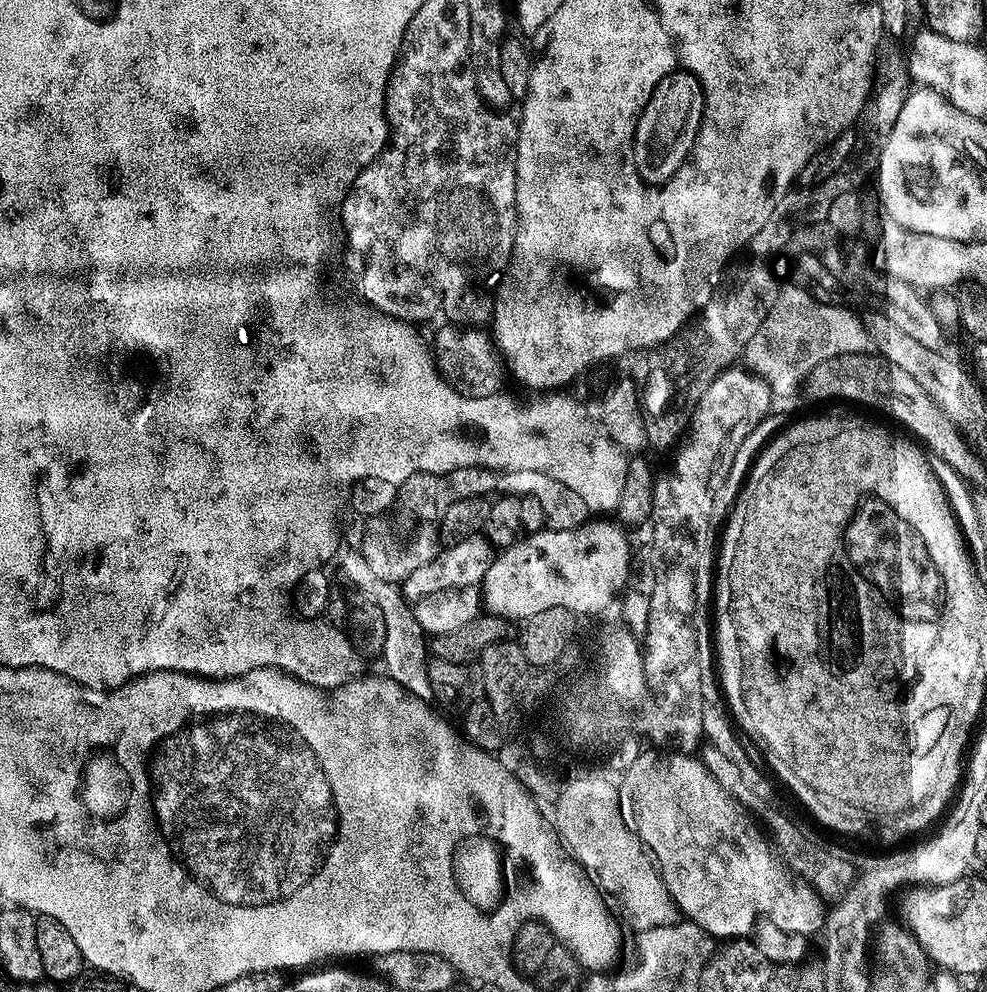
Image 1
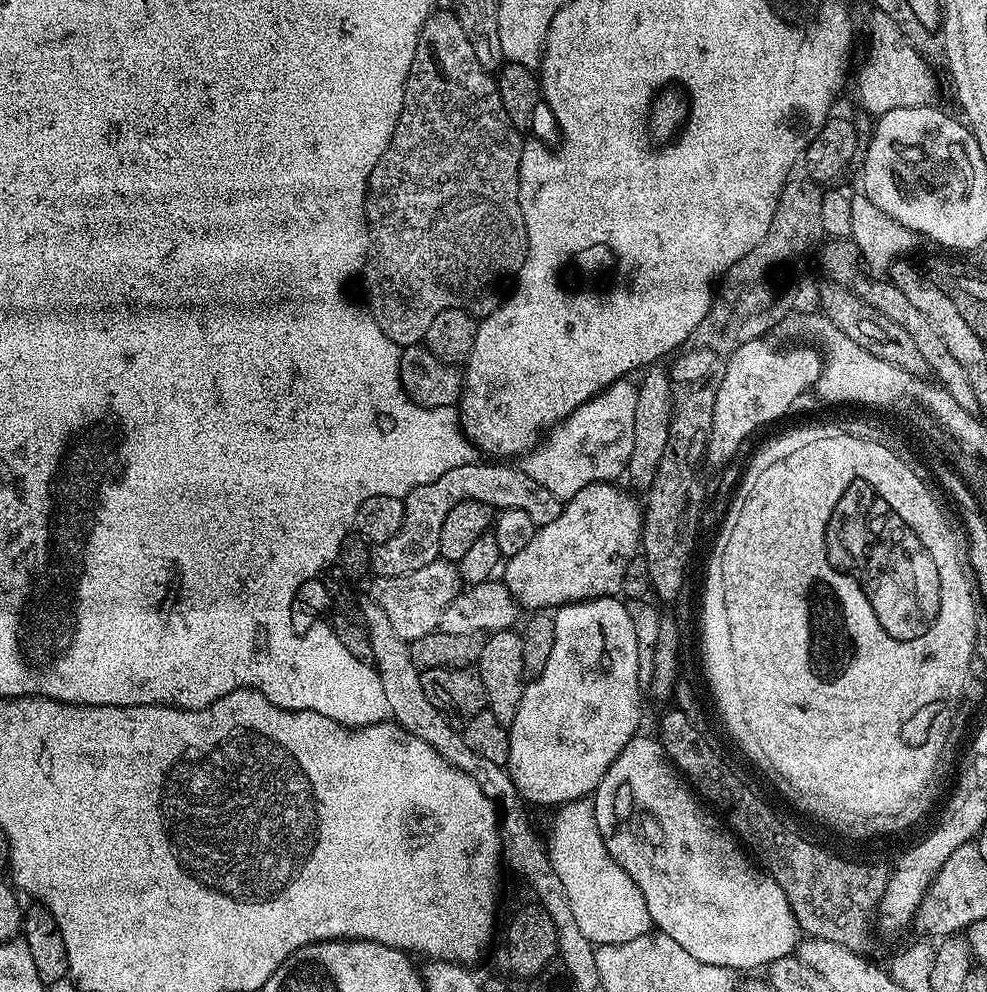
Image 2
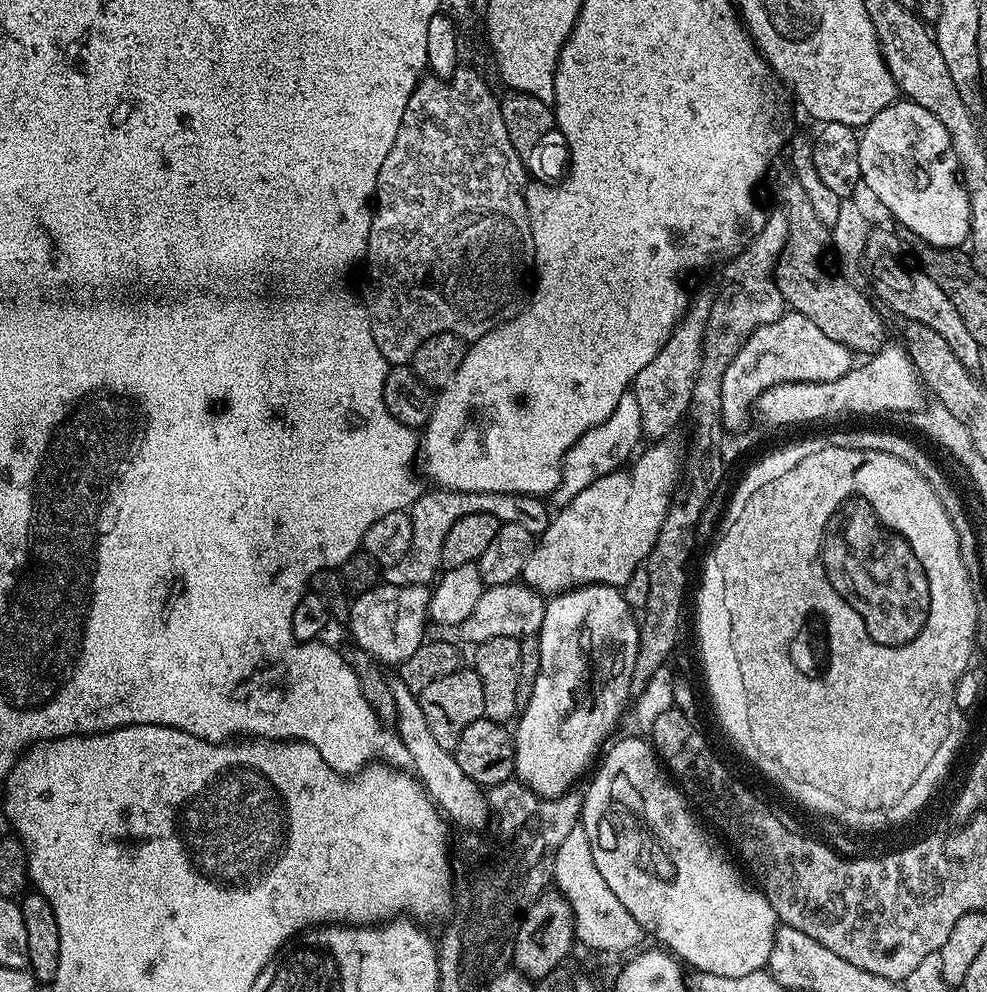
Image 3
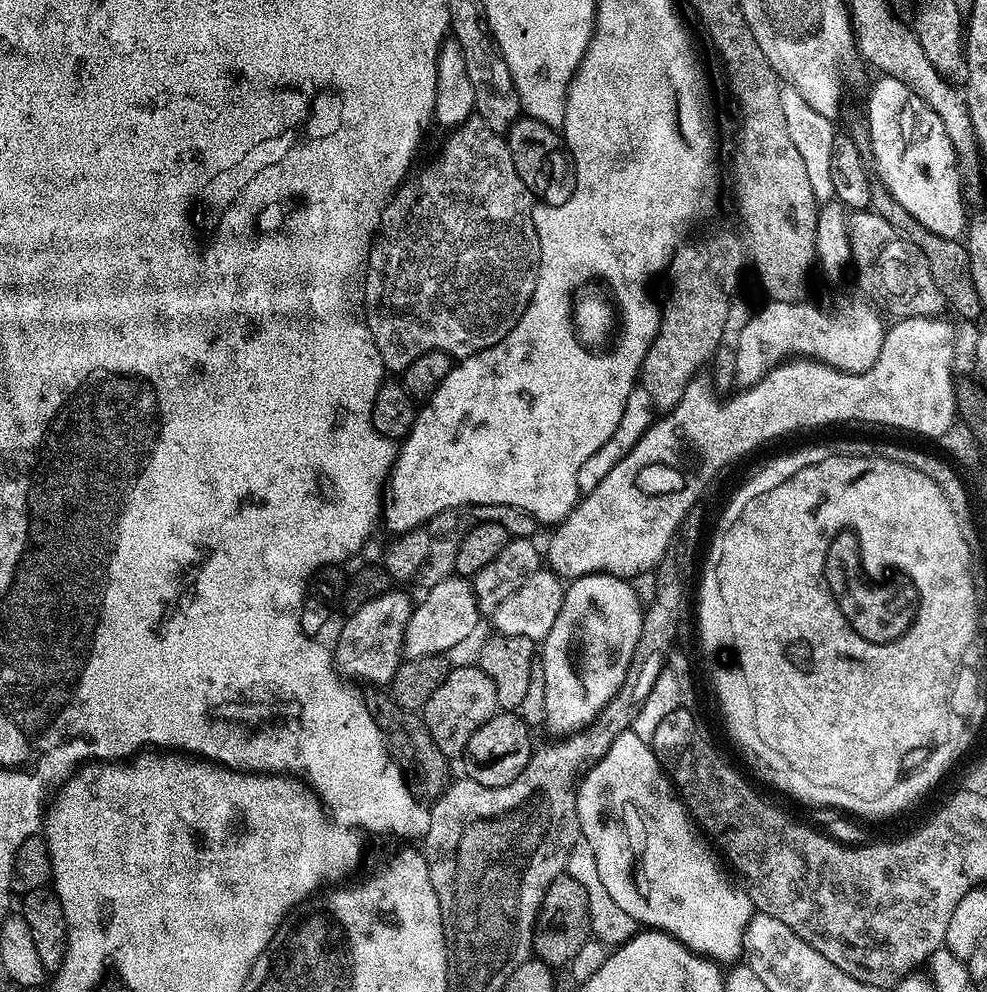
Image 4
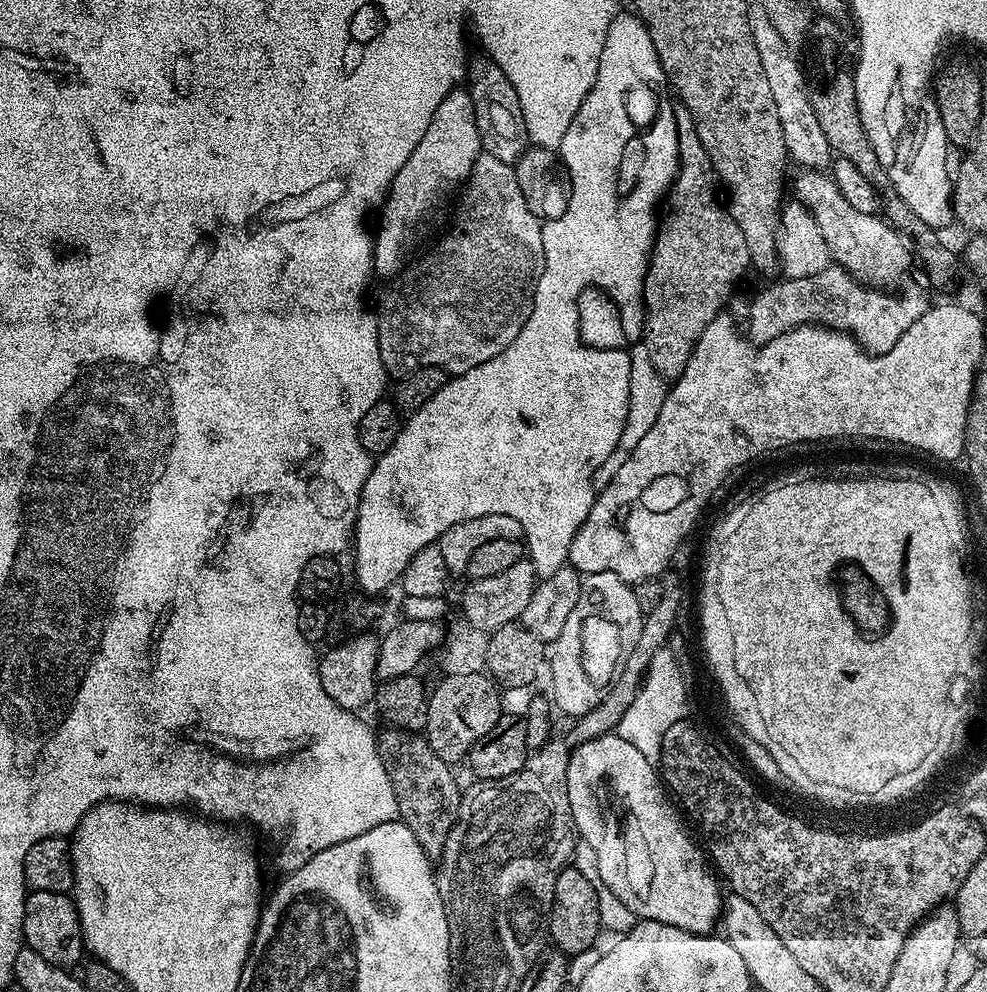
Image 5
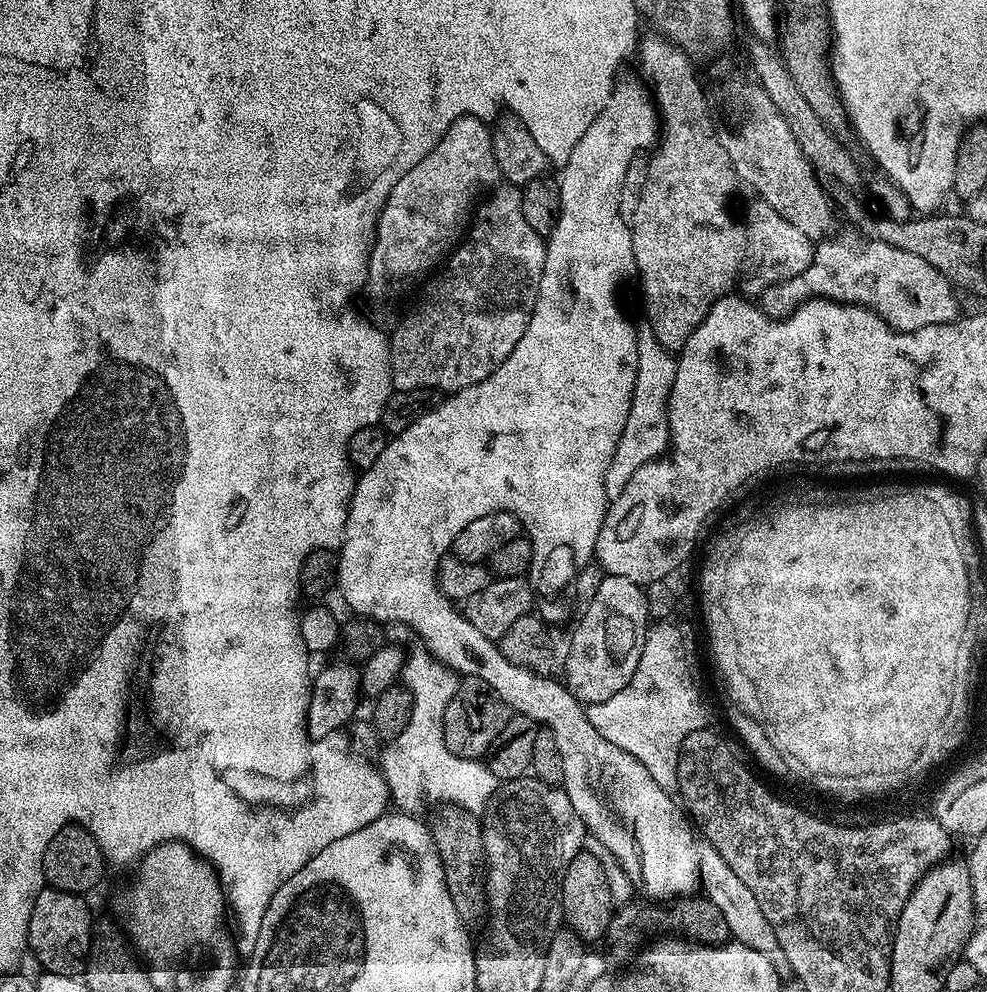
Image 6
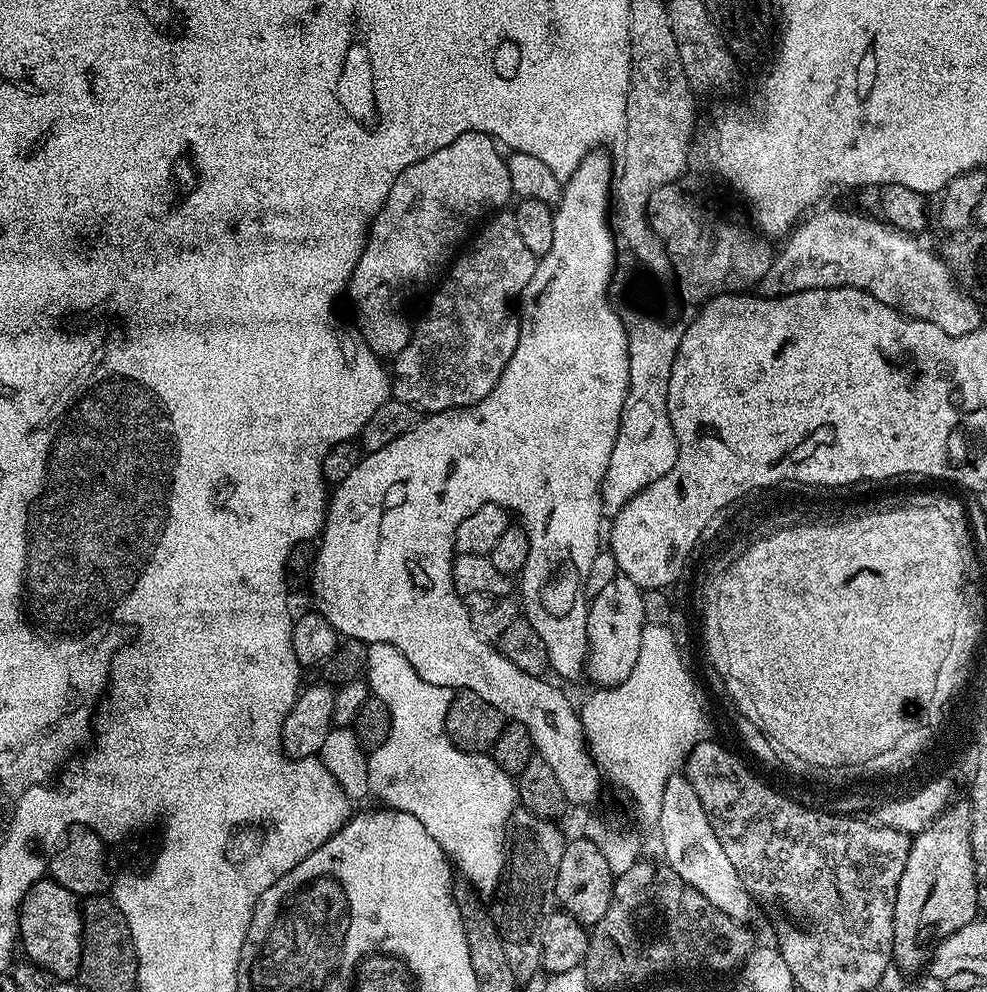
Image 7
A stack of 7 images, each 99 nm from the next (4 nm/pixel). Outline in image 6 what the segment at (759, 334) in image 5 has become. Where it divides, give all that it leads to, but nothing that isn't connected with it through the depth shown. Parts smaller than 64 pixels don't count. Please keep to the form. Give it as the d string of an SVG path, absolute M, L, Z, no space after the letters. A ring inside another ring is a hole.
M825 238L815 245L814 255L806 266L806 270L802 270L802 274L798 274L789 280L783 280L782 283L770 286L766 291L760 293L758 297L758 307L761 308L767 316L773 318L789 316L798 305L805 304L806 301L817 298L822 300L836 300L839 304L861 304L863 308L869 308L871 312L876 313L876 315L879 316L888 327L894 329L895 332L913 332L914 330L922 330L926 326L950 324L961 315L960 308L956 305L955 294L957 295L957 293L954 291L953 285L948 283L948 280L941 272L934 270L934 266L930 266L930 262L925 262L922 258L918 258L918 254L910 254L906 250L898 250L898 246L890 246L886 242L878 242L877 240L865 239L863 242L860 242L864 244L847 244L844 240L831 239L832 238Z

